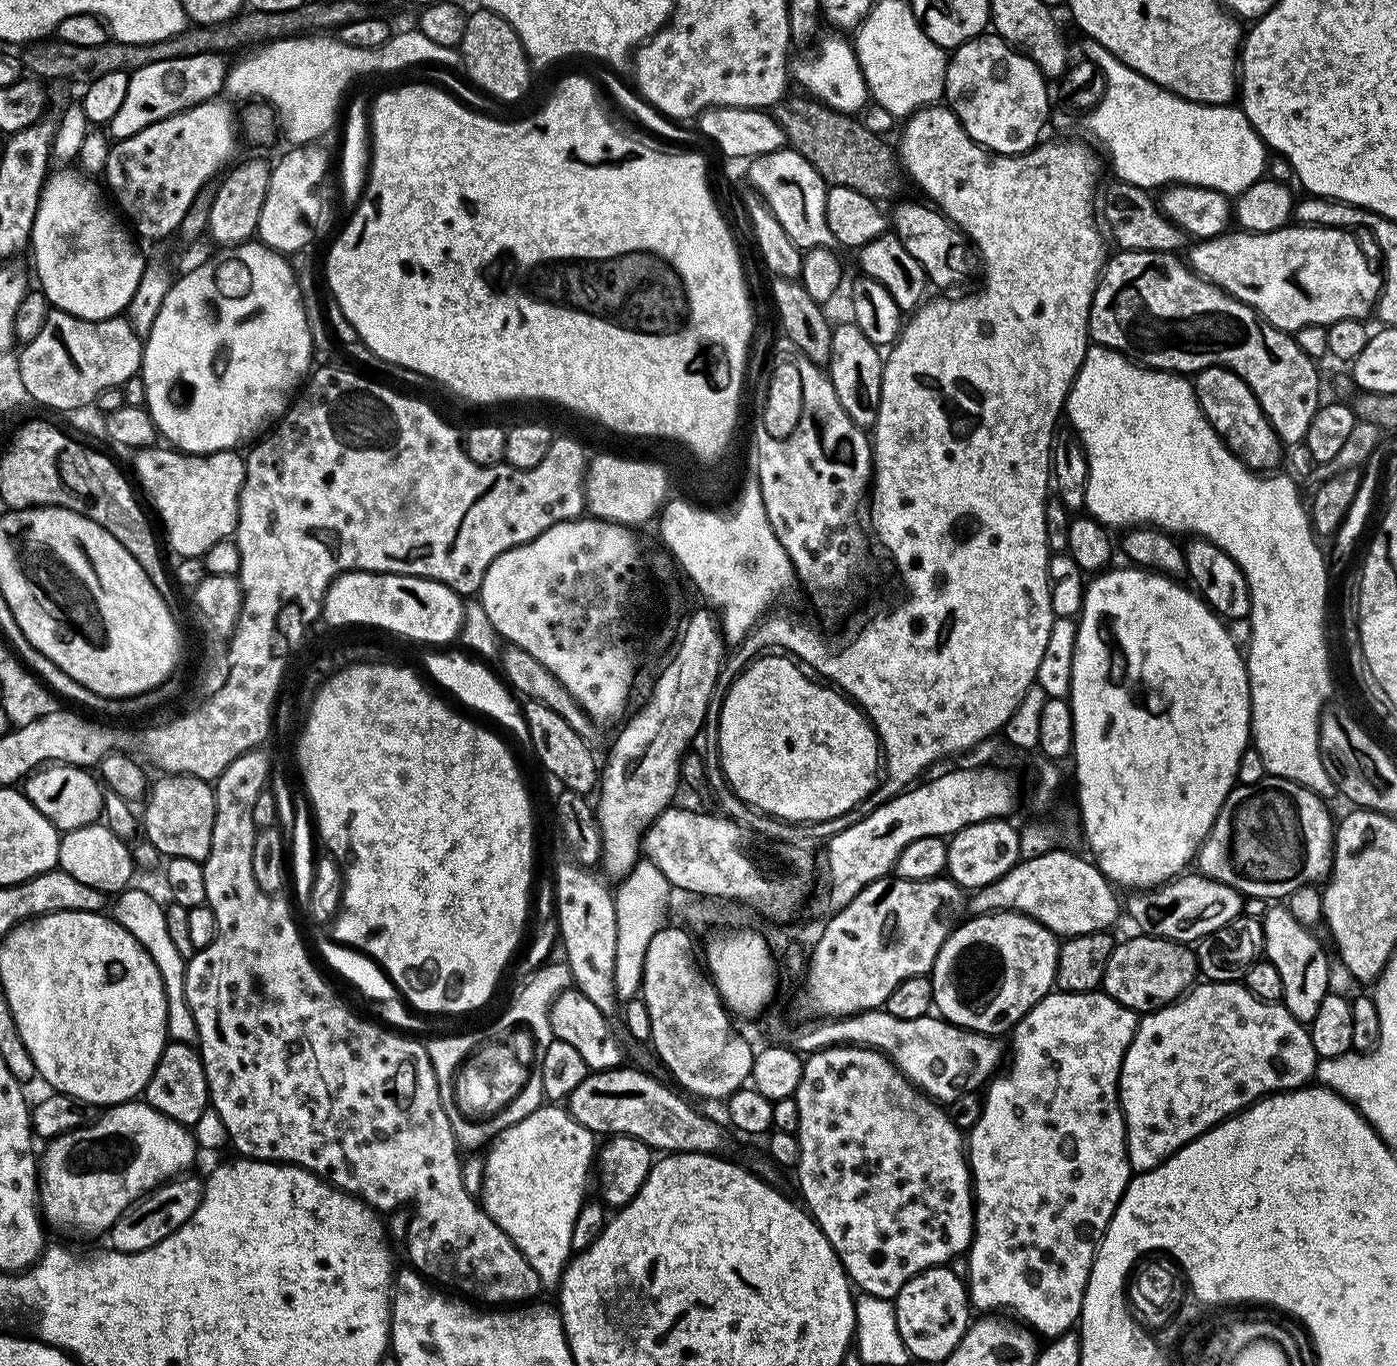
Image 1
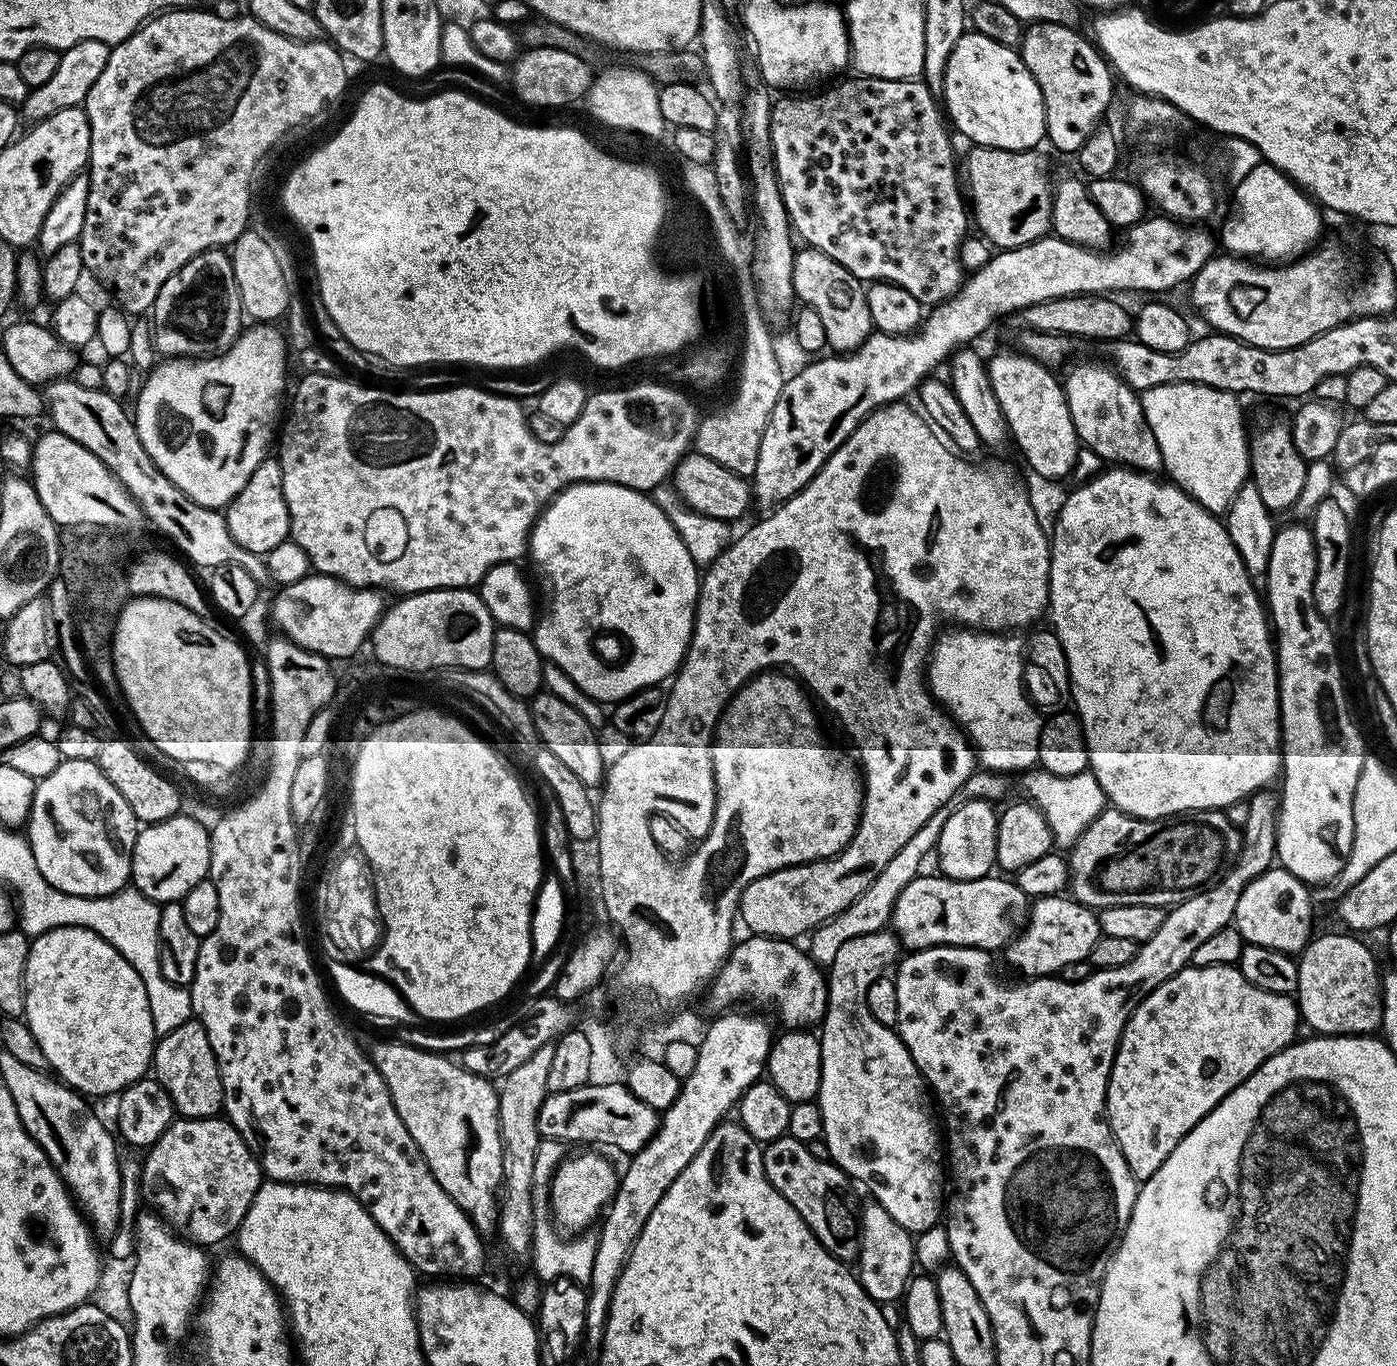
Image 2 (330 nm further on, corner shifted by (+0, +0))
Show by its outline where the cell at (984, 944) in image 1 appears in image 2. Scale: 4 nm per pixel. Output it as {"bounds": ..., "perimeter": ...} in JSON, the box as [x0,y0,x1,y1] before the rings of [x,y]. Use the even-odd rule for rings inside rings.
{"bounds":[1008,895,1101,978],"perimeter":[[[1067,895],[1042,896],[1033,899],[1028,913],[1028,923],[1020,935],[1008,945],[1008,960],[1028,978],[1052,976],[1063,973],[1066,966],[1088,960],[1094,942],[1101,936],[1100,918],[1093,909]]]}

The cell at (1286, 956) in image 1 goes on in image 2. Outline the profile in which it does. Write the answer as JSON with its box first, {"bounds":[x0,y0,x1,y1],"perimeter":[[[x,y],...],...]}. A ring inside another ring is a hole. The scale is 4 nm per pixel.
{"bounds":[1234,866,1314,954],"perimeter":[[[1273,866],[1258,878],[1248,882],[1238,898],[1234,927],[1249,944],[1266,946],[1270,950],[1299,954],[1313,939],[1312,908],[1314,901],[1309,885],[1292,876],[1285,868]]]}

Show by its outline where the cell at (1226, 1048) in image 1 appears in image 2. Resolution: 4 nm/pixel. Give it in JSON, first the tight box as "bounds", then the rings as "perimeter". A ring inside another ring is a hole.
{"bounds":[1108,964,1302,1181],"perimeter":[[[1231,964],[1222,966],[1206,966],[1205,968],[1186,967],[1178,974],[1174,974],[1166,982],[1162,982],[1154,991],[1148,995],[1139,1006],[1132,1011],[1132,1017],[1126,1022],[1124,1033],[1120,1039],[1120,1045],[1116,1048],[1116,1057],[1112,1063],[1112,1073],[1108,1079],[1108,1124],[1112,1127],[1114,1138],[1130,1166],[1133,1176],[1137,1181],[1148,1180],[1156,1173],[1158,1166],[1166,1162],[1166,1158],[1178,1146],[1180,1139],[1202,1119],[1226,1094],[1230,1094],[1250,1074],[1254,1074],[1262,1066],[1262,1062],[1269,1060],[1274,1054],[1278,1054],[1283,1048],[1297,1039],[1296,1023],[1301,1023],[1302,1017],[1298,1011],[1298,1004],[1291,995],[1283,996],[1274,994],[1270,990],[1262,990],[1258,986],[1251,984],[1239,970],[1239,967]]]}

